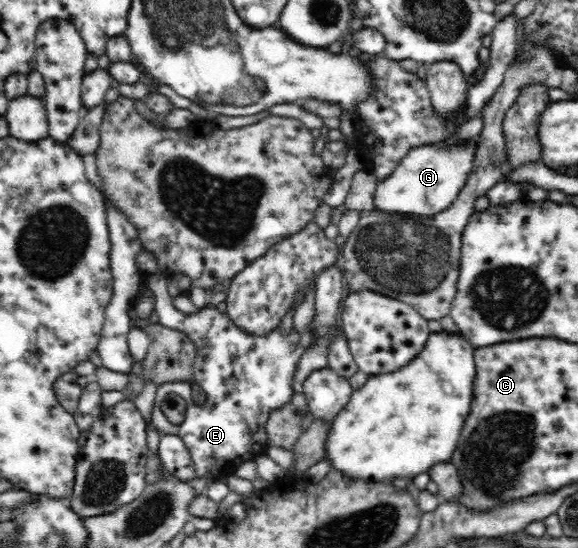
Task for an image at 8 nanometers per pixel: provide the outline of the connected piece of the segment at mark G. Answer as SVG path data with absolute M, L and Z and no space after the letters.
M472 138L454 148L442 148L439 143L410 149L396 169L378 182L373 197L374 208L420 217L432 217L448 209L471 174L475 160L475 141L476 138Z

